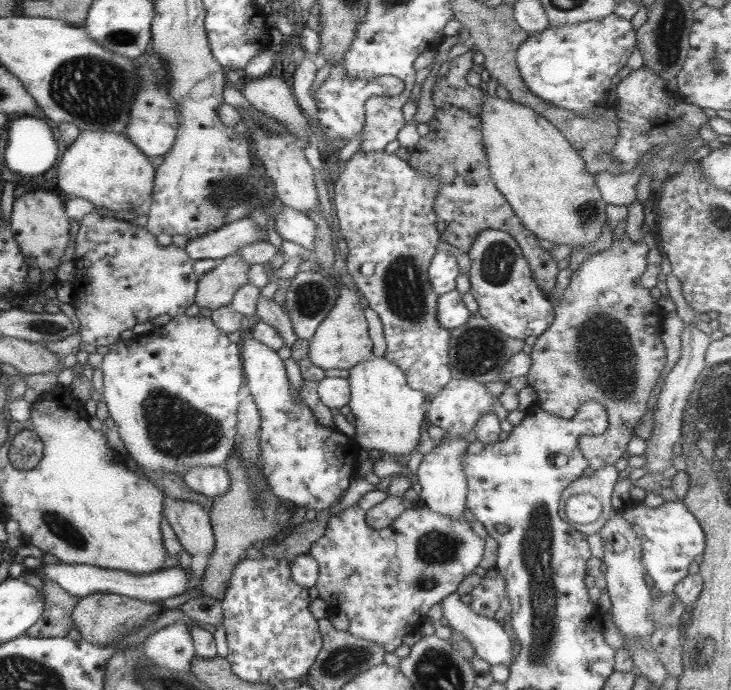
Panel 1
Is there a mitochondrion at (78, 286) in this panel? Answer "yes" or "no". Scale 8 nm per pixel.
no

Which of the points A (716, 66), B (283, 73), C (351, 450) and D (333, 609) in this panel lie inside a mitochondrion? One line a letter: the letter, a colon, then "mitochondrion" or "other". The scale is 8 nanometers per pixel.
A: mitochondrion
B: other
C: other
D: other

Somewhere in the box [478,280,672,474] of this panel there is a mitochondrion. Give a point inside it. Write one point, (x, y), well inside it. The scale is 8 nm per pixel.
(603, 349)

